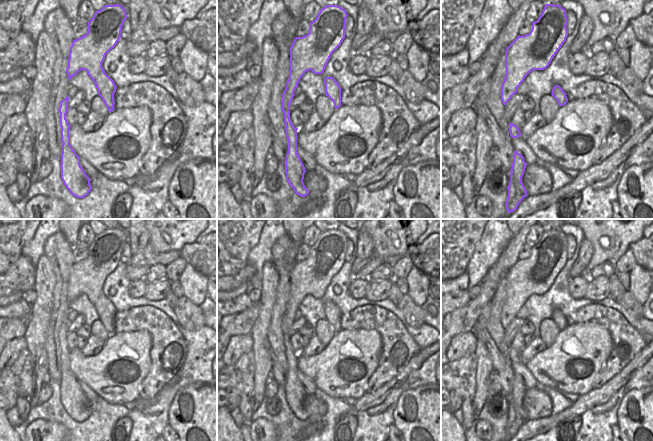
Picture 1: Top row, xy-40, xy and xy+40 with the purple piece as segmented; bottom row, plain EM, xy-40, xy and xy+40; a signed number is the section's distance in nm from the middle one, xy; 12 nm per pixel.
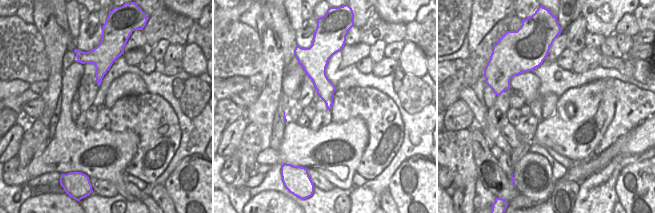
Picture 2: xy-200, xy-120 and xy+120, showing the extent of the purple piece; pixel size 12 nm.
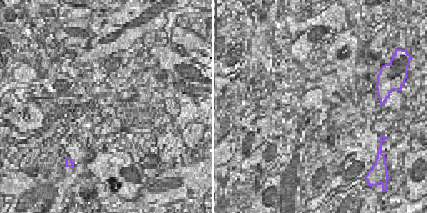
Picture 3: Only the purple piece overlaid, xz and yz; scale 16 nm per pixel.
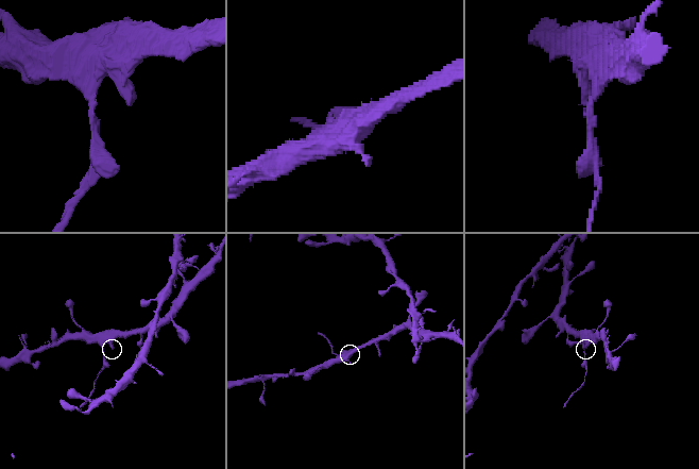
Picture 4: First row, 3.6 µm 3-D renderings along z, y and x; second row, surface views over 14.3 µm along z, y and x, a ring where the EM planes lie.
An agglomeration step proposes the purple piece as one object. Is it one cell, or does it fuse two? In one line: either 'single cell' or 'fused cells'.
fused cells

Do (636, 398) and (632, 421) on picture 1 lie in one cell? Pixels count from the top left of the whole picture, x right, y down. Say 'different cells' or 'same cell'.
same cell

